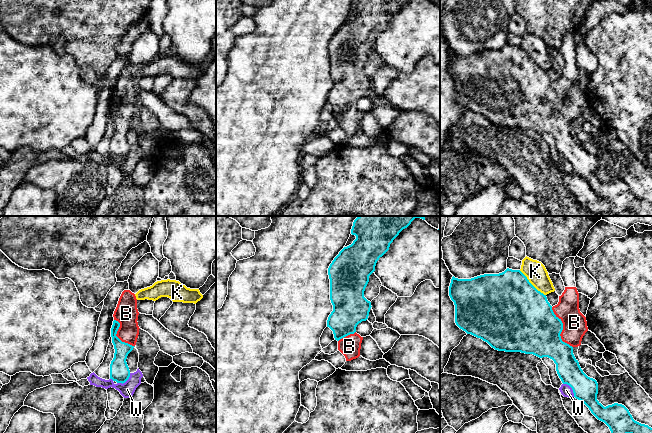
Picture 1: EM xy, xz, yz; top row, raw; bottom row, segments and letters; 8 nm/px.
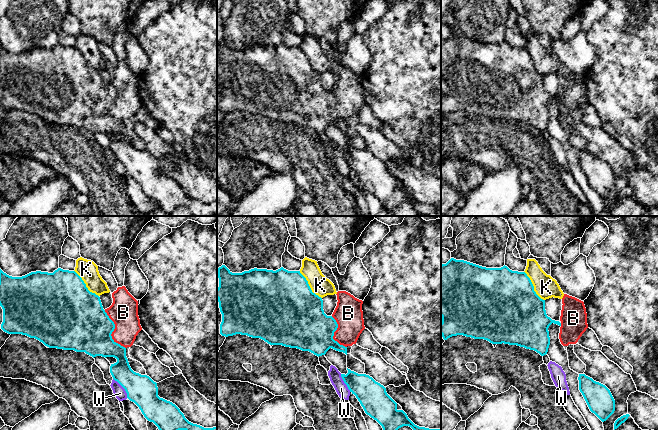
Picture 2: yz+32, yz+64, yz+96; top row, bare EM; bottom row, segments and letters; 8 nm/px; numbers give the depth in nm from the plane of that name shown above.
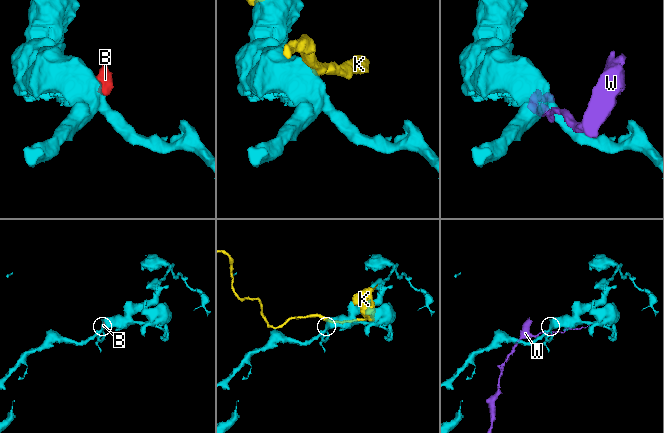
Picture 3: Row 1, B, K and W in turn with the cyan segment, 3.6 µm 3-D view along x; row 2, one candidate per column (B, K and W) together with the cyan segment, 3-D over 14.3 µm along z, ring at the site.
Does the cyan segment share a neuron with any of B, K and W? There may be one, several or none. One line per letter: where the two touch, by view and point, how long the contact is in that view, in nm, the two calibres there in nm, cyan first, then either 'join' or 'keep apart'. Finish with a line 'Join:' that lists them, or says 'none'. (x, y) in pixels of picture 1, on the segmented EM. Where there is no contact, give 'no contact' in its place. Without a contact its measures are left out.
B: yz (562, 329) | 360 nm | 440/190 nm | join
K: yz (531, 284) | 300 nm | 500/170 nm | keep apart
W: xy (125, 381) | 140 nm | 160/120 nm | keep apart
Join: B

